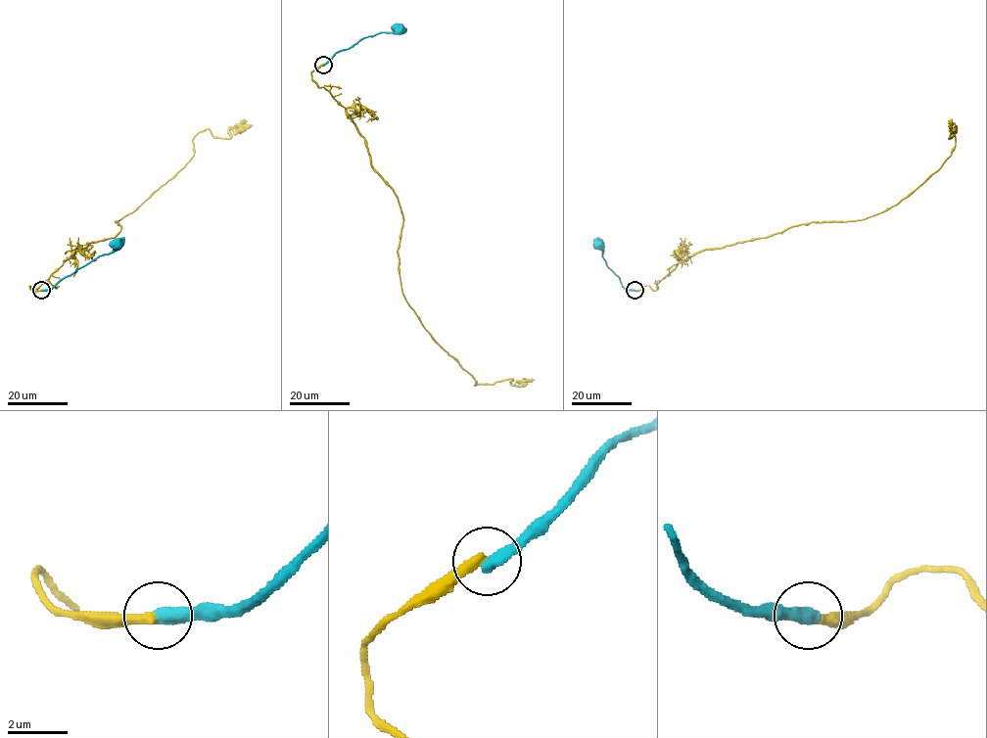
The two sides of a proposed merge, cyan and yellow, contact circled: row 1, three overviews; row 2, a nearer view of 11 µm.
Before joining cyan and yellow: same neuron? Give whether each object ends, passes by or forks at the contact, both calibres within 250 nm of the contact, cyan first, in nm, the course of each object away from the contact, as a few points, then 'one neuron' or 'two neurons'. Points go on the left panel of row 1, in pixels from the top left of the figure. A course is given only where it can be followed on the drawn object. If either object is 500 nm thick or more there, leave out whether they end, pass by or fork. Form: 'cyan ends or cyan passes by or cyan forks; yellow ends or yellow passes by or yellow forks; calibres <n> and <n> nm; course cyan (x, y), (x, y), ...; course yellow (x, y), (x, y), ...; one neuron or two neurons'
cyan ends; yellow ends; calibres 480 and 320 nm; course cyan (41, 290), (50, 290), (99, 256), (109, 254), (117, 243); course yellow (41, 290), (29, 286), (118, 232), (116, 222), (190, 160), (199, 132), (229, 138), (252, 124); two neurons

